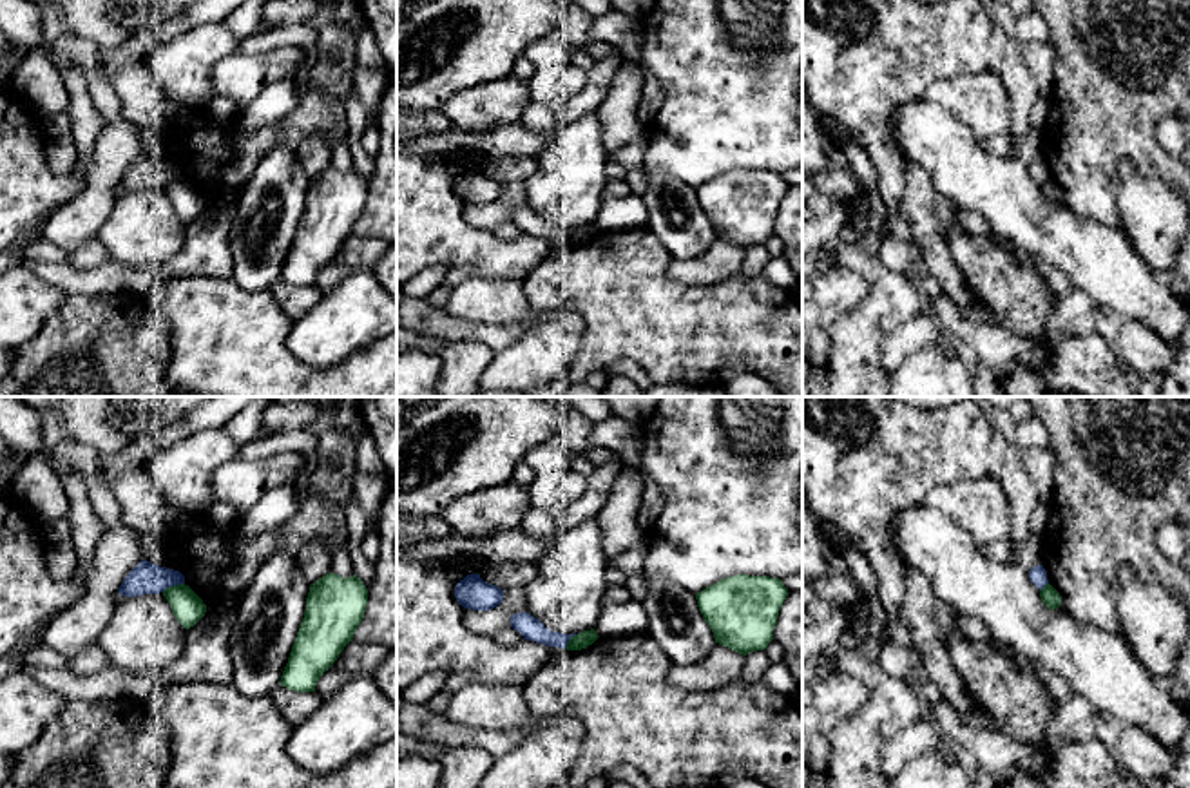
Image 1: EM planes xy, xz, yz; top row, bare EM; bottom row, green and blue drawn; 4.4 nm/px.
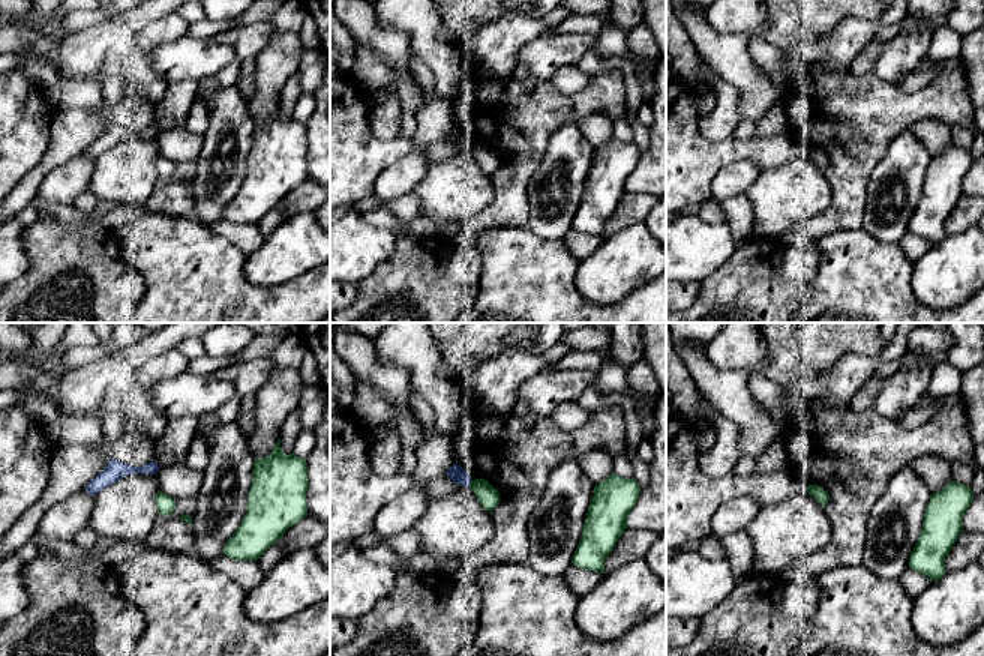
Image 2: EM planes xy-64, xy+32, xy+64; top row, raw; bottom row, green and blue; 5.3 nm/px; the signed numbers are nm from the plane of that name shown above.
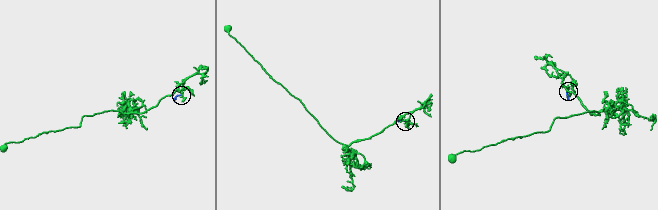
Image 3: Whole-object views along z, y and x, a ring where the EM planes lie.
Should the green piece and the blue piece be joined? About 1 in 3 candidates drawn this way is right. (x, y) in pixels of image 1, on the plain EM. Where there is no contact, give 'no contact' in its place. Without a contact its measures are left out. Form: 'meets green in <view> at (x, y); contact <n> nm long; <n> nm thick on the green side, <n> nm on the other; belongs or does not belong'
meets green in xy at (172, 182); contact 110 nm long; 140 nm thick on the green side, 140 nm on the other; does not belong

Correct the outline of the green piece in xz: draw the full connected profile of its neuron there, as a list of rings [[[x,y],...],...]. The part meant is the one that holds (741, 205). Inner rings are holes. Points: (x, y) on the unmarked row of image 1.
[[[737,168],[703,183],[696,194],[715,237],[746,250],[773,234],[786,190],[779,172]]]

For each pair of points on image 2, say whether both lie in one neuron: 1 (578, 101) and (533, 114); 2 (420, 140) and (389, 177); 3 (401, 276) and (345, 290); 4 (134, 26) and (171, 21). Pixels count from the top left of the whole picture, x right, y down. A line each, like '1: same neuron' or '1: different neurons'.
1: same neuron
2: same neuron
3: different neurons
4: different neurons

